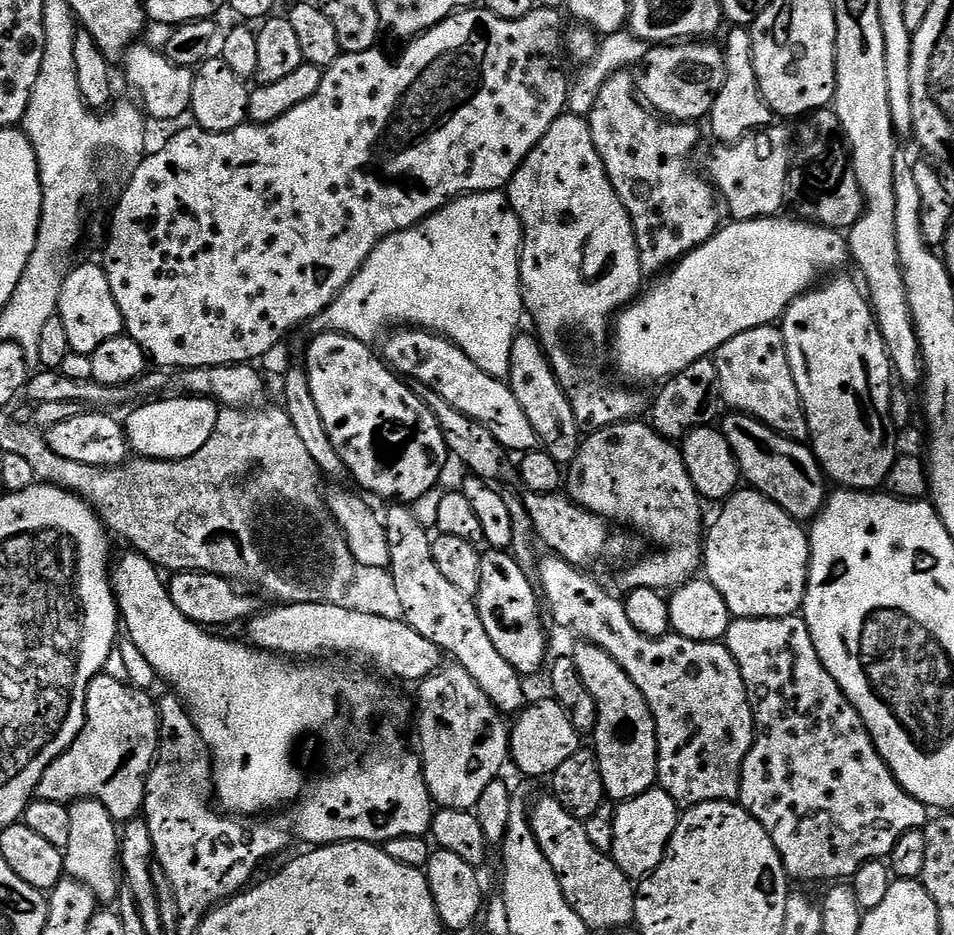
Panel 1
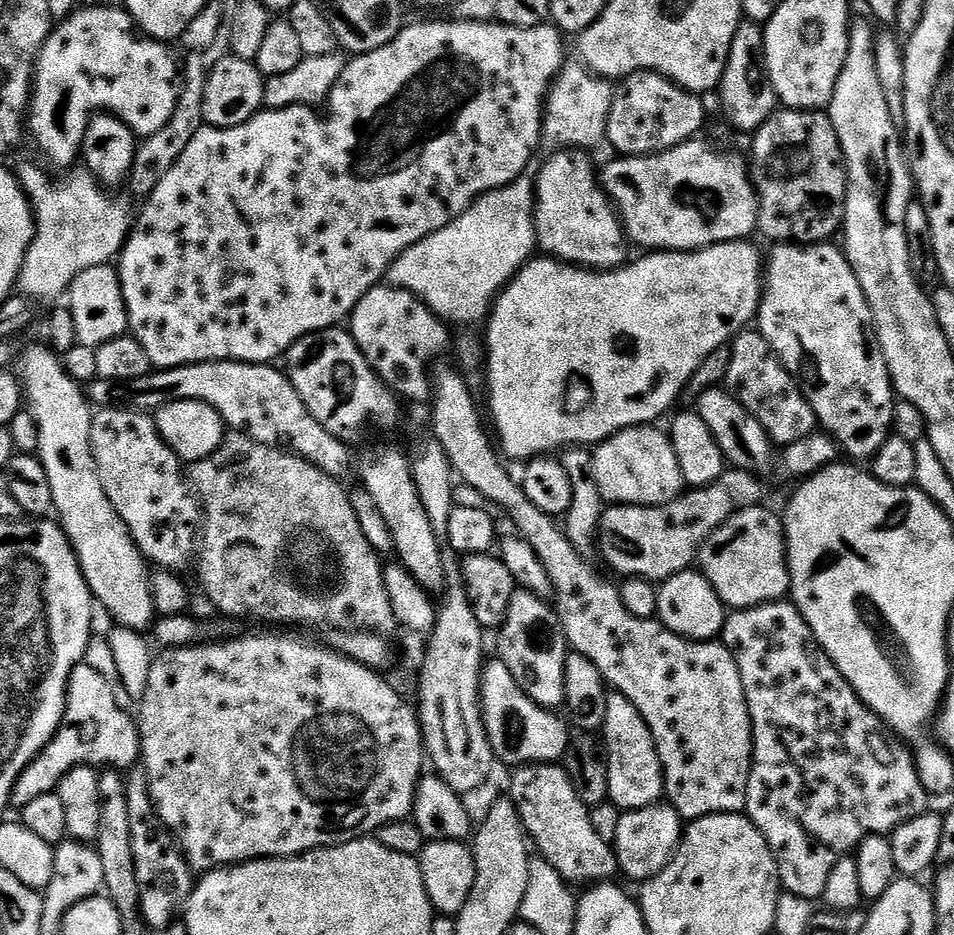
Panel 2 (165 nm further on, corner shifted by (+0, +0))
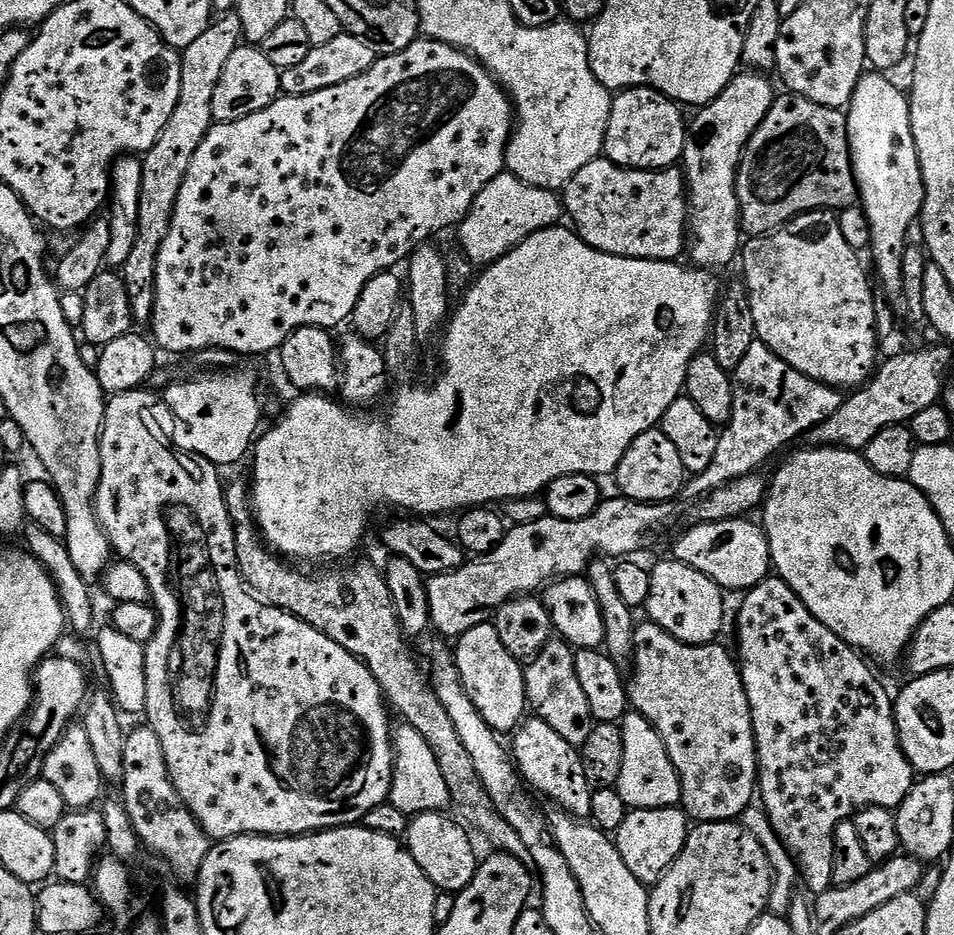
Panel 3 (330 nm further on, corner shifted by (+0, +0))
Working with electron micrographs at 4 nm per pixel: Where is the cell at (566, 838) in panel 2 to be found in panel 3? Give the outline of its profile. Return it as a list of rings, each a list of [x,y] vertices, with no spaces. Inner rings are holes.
[[[535,714],[529,715],[521,723],[511,740],[510,755],[516,765],[516,771],[520,773],[525,785],[533,793],[541,792],[546,799],[553,800],[557,809],[567,812],[577,821],[587,821],[590,817],[590,798],[594,788],[586,778],[580,749],[574,747],[570,742],[566,742],[566,738],[562,738],[562,734],[557,734],[545,720],[541,720]]]

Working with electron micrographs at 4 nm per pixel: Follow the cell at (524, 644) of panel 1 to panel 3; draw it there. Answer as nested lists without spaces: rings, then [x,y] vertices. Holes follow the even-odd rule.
[[[559,638],[549,640],[539,654],[527,661],[524,668],[524,689],[531,711],[545,720],[557,734],[562,734],[566,742],[581,749],[586,738],[590,738],[594,721],[590,714],[590,705],[586,703],[586,694],[578,682],[578,674],[574,674],[575,657],[576,652],[572,645],[565,644]]]

